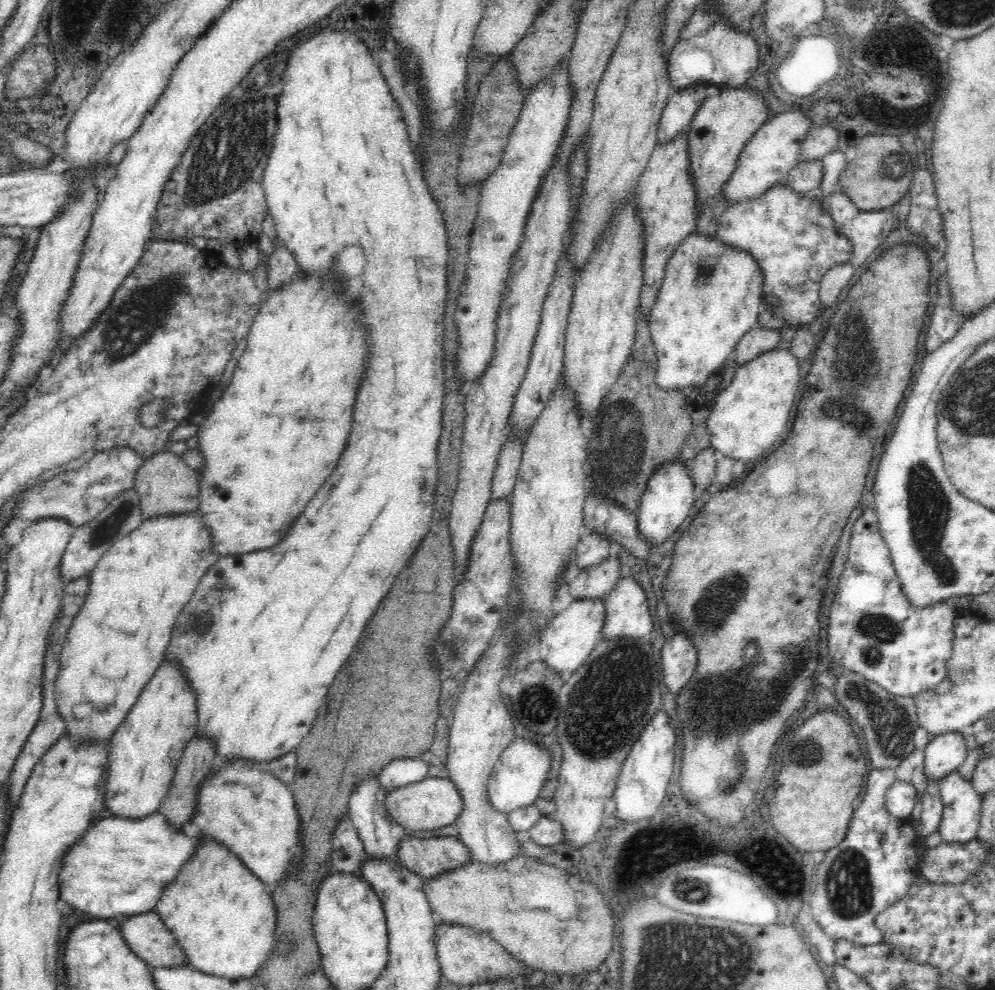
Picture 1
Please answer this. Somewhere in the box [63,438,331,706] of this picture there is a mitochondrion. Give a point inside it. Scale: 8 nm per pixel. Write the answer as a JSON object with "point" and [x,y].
{"point":[104,530]}

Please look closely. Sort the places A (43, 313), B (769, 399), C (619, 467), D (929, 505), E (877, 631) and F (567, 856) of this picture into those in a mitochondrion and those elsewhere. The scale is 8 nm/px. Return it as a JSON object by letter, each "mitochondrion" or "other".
{"A":"other","B":"other","C":"mitochondrion","D":"mitochondrion","E":"mitochondrion","F":"other"}

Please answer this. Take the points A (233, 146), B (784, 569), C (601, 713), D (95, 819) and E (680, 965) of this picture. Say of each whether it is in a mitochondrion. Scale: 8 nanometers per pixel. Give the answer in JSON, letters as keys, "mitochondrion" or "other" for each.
{"A":"mitochondrion","B":"other","C":"mitochondrion","D":"other","E":"mitochondrion"}

